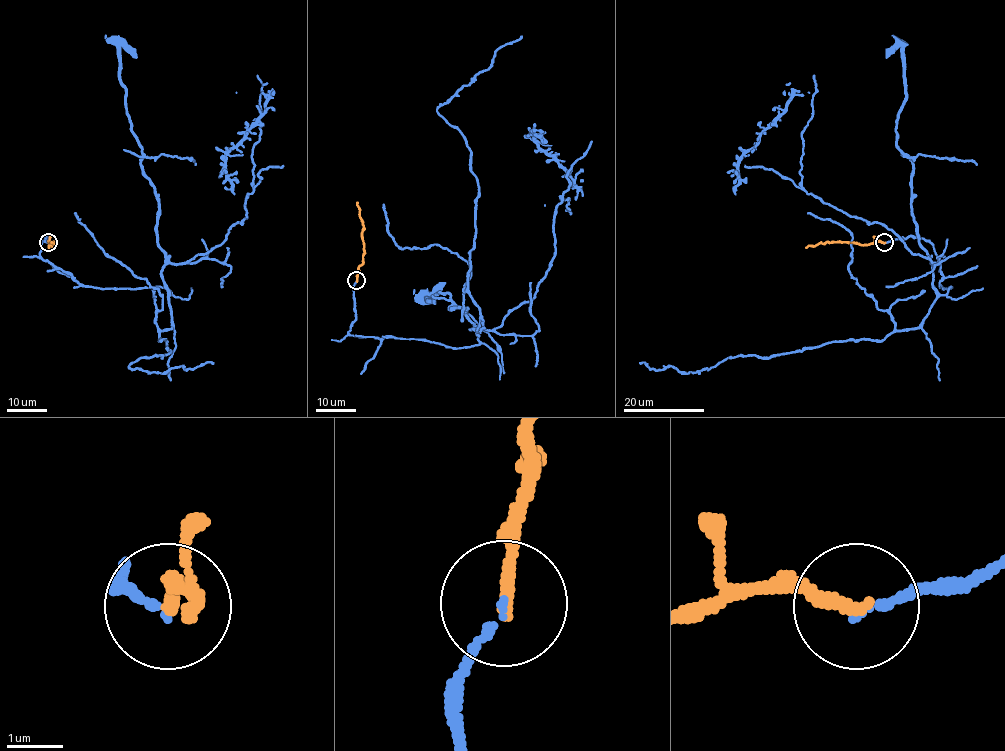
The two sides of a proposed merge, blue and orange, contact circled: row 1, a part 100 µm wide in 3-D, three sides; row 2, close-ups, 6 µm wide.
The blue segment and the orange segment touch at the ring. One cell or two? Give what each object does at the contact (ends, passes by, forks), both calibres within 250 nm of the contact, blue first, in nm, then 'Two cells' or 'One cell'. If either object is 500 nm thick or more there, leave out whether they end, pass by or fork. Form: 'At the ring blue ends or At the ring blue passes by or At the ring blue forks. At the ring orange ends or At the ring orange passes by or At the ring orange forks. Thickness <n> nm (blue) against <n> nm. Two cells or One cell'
At the ring blue ends. At the ring orange ends. Thickness 120 nm (blue) against 260 nm. One cell

